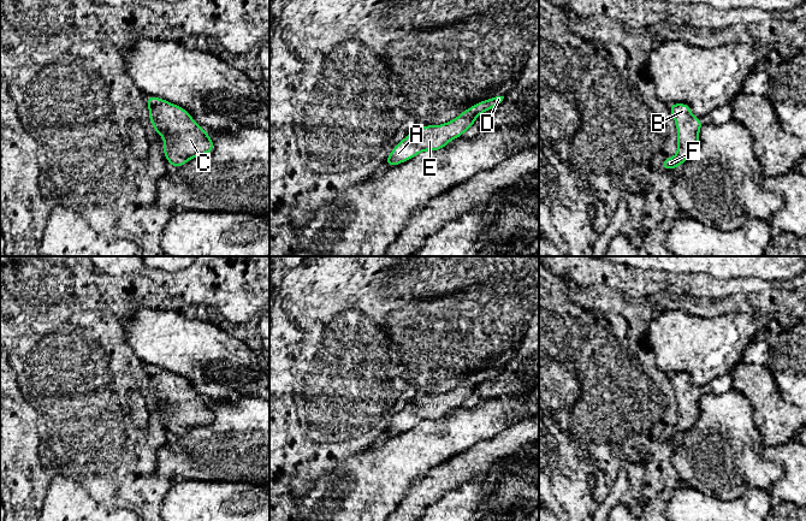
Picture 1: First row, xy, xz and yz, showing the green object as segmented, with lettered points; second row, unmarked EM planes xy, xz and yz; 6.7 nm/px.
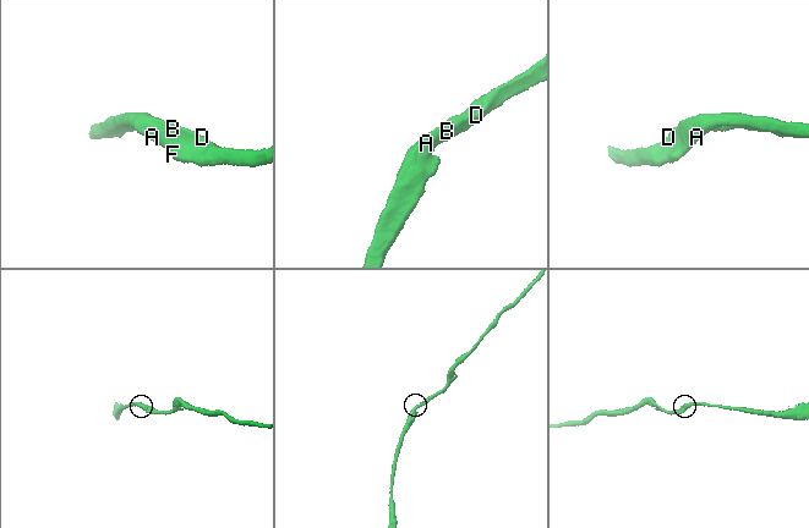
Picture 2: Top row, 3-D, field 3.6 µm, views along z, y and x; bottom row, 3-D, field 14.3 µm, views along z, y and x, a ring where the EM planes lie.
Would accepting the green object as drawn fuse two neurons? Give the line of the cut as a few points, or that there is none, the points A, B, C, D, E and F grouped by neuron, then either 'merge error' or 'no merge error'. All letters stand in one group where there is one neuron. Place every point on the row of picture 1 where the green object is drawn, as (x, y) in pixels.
cut none; groups A B C D E F; no merge error

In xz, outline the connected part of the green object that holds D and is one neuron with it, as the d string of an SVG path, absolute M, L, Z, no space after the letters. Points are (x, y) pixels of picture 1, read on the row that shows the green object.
M496 96L476 102L463 111L458 117L441 125L426 125L405 136L390 153L386 166L402 164L425 150L435 152L449 144L450 141L462 136L474 120L484 112L498 106L504 96Z

